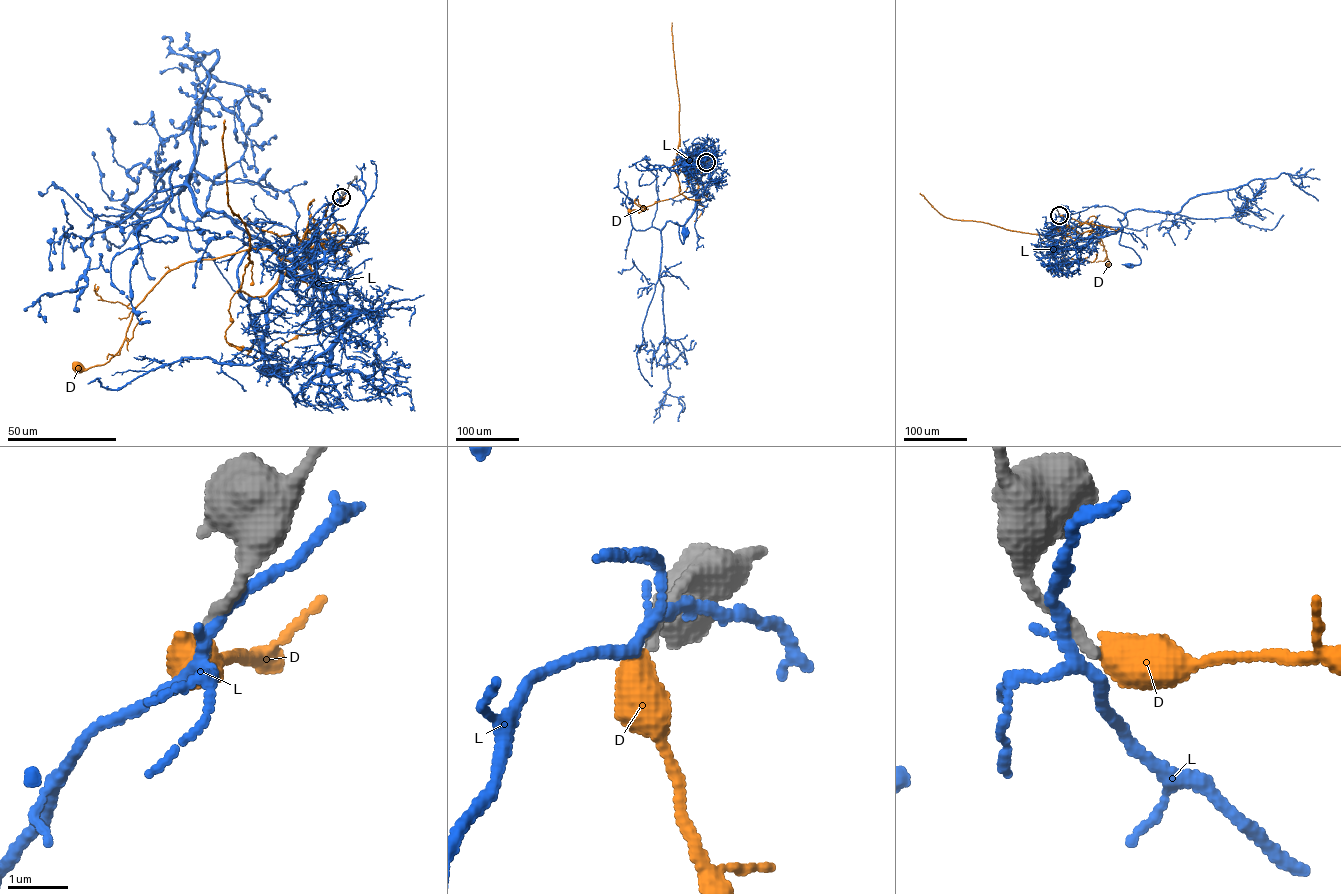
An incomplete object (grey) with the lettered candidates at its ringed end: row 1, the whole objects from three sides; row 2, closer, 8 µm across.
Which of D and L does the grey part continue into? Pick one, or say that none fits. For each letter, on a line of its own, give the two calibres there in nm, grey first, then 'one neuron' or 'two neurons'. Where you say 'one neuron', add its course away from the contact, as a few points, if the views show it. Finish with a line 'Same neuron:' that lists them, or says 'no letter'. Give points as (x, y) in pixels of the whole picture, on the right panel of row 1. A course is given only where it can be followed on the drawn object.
D: 190 nm thick on the grey side, 550 nm on the other; two neurons
L: 240 nm thick on the grey side, 170 nm on the other; two neurons
Same neuron: no letter

